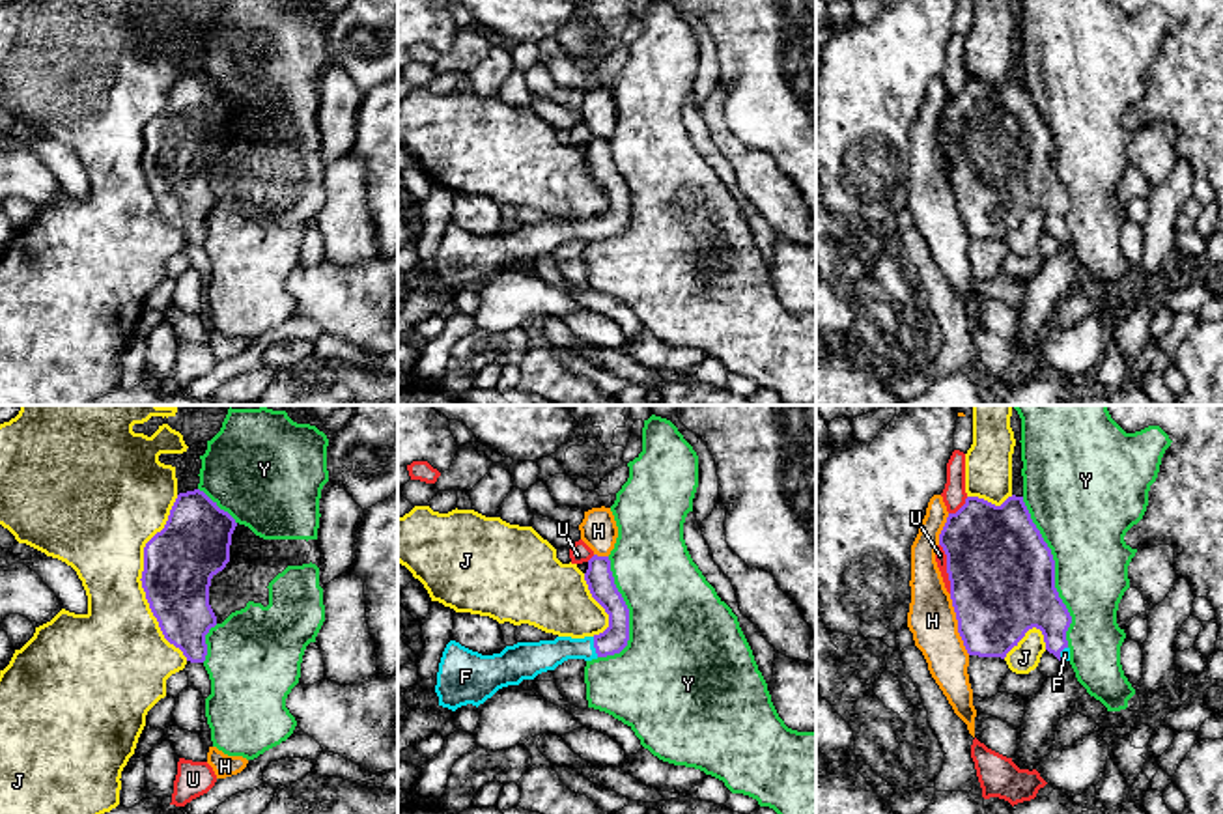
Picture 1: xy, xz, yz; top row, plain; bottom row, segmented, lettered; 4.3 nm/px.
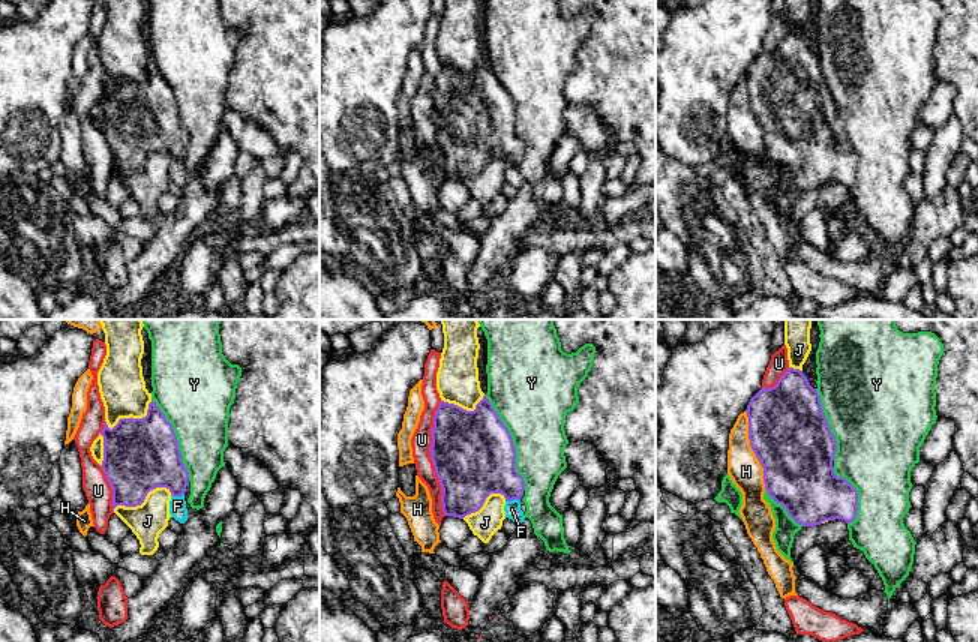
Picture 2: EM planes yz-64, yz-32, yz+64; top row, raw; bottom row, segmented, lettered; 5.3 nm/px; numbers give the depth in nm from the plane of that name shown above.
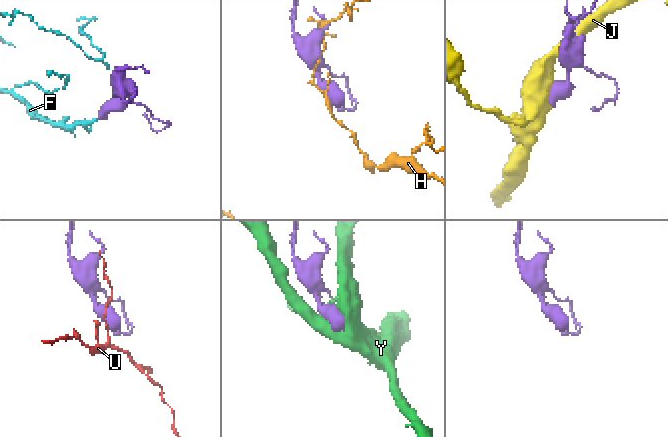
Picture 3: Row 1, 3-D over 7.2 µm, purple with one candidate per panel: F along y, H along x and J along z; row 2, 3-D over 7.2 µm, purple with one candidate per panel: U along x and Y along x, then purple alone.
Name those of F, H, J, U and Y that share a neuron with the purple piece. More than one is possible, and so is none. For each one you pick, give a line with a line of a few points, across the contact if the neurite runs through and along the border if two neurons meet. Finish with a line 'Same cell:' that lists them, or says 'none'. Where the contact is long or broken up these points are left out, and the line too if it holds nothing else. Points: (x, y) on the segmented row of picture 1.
F: Line: xz (604, 590), (615, 628), (594, 646), (561, 648), (542, 656)
Same cell: F

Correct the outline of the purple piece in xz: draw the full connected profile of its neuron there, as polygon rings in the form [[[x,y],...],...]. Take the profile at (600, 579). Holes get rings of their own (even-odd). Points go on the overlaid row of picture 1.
[[[594,554],[584,581],[592,597],[609,614],[609,627],[603,633],[584,639],[517,642],[493,655],[482,655],[450,640],[437,672],[439,706],[452,711],[467,704],[478,708],[499,689],[534,680],[568,659],[592,661],[620,653],[629,640],[629,609],[614,584],[609,556]]]

